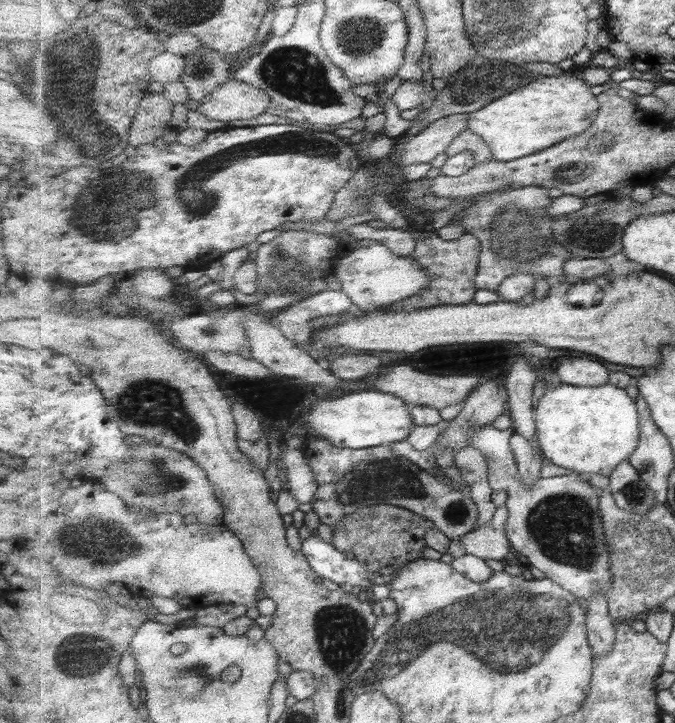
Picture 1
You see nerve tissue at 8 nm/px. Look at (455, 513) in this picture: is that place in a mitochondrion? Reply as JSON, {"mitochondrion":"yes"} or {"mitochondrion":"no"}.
{"mitochondrion":"yes"}

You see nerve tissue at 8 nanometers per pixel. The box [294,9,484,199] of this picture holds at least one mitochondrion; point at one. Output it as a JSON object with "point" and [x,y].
{"point":[360,36]}

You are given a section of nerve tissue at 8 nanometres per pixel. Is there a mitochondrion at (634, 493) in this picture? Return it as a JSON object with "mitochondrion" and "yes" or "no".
{"mitochondrion":"yes"}

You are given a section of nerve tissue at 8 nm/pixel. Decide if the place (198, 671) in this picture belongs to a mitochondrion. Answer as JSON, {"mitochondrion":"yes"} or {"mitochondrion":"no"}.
{"mitochondrion":"yes"}

